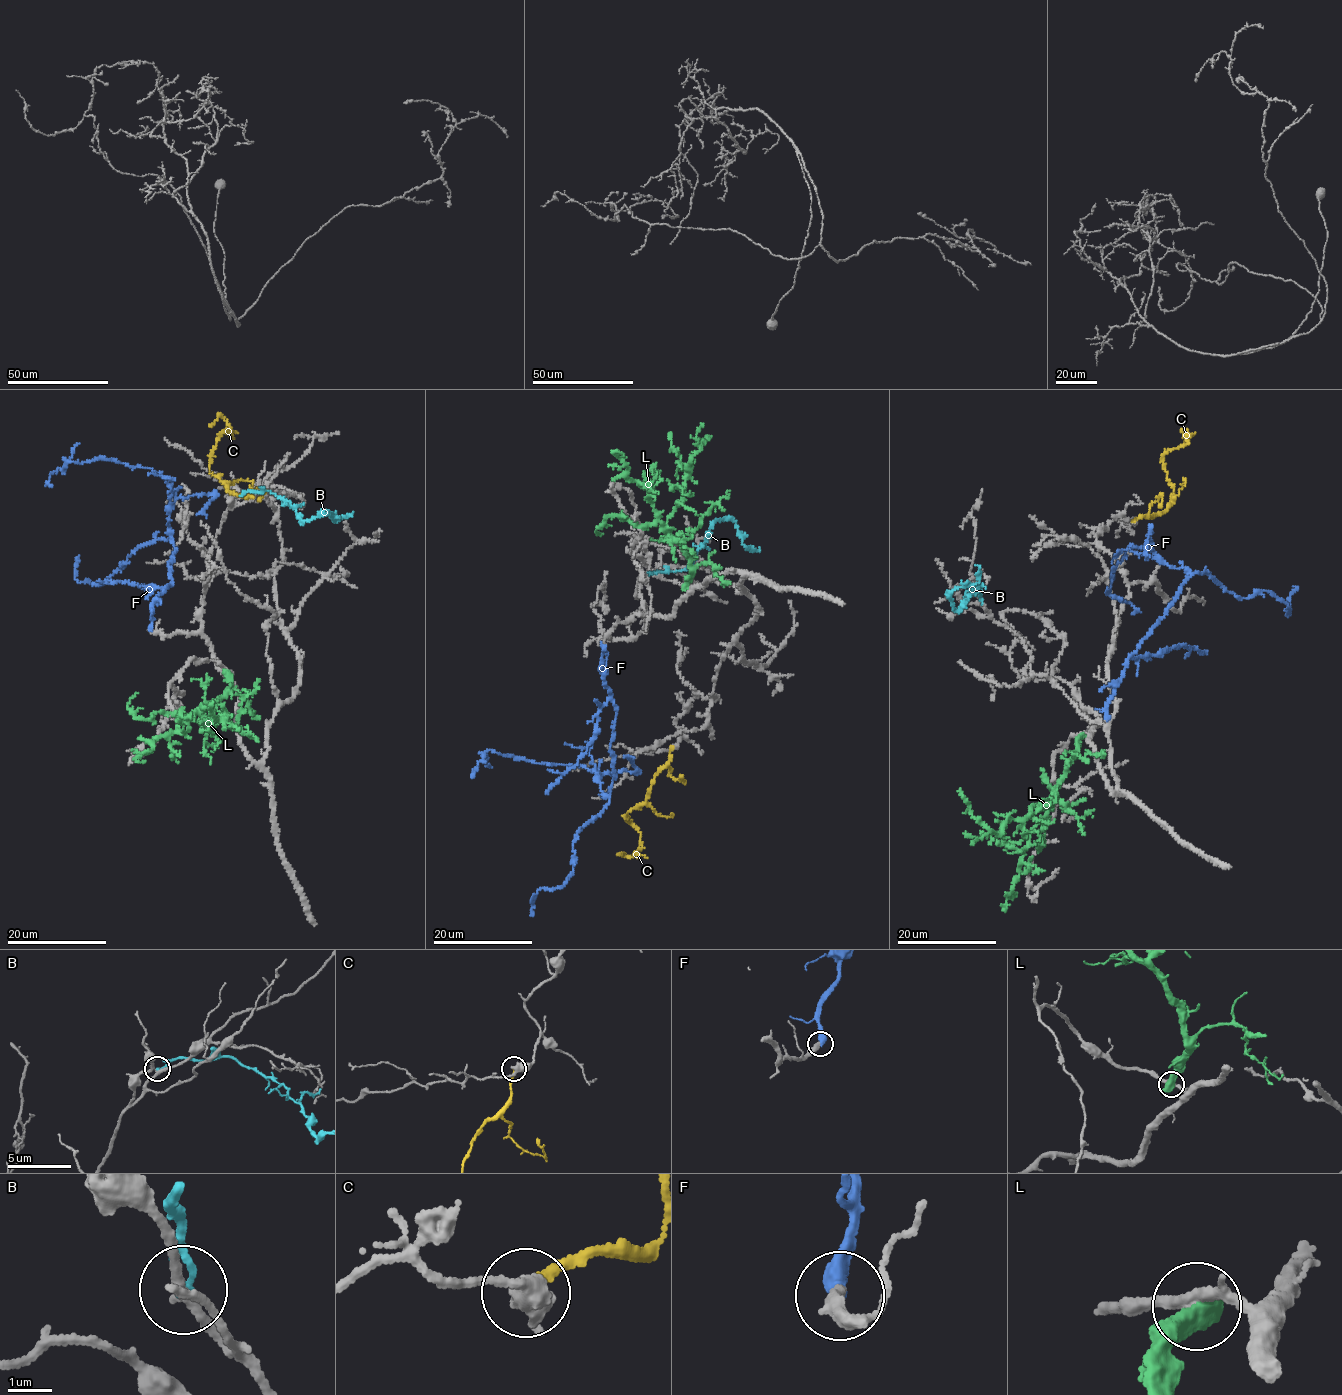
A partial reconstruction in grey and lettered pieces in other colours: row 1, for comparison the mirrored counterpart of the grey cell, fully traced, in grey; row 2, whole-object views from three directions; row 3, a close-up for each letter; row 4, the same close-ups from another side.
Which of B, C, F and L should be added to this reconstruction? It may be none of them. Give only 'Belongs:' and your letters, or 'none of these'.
Belongs: F

